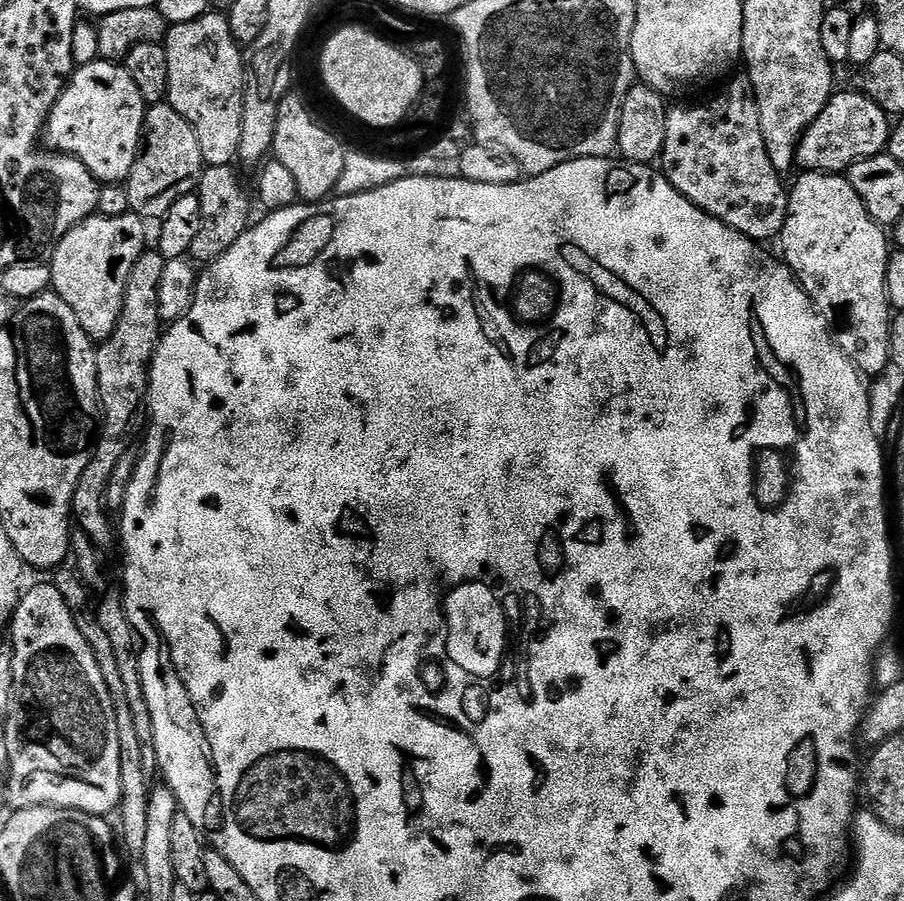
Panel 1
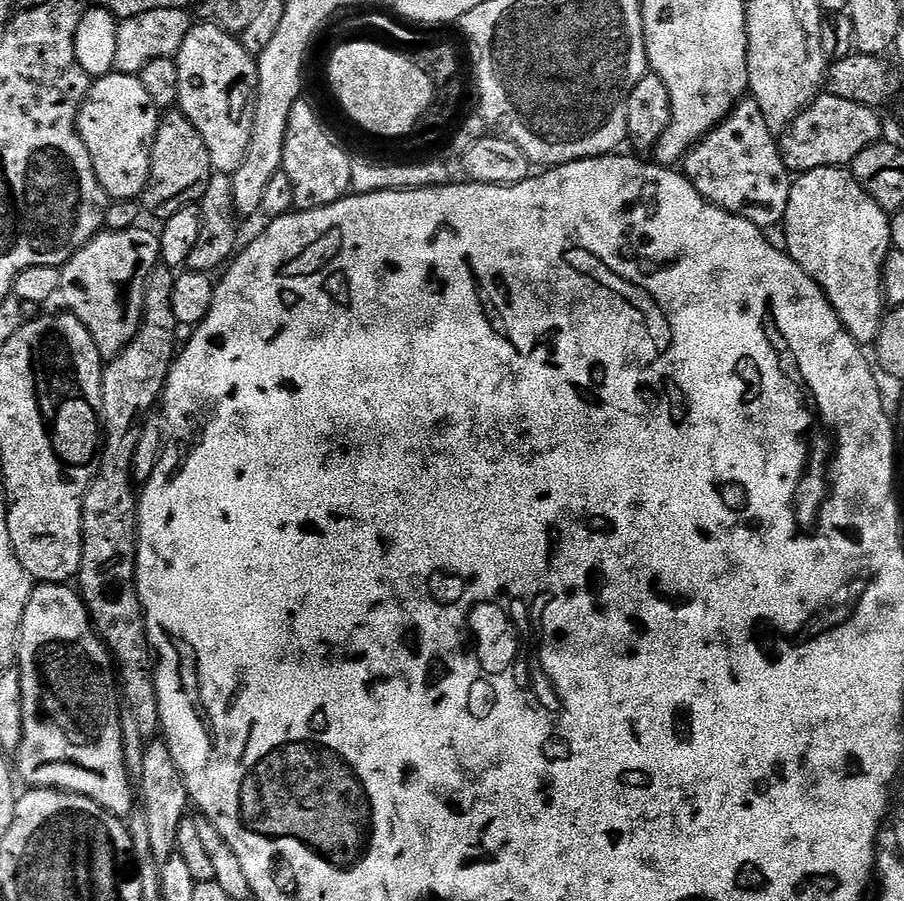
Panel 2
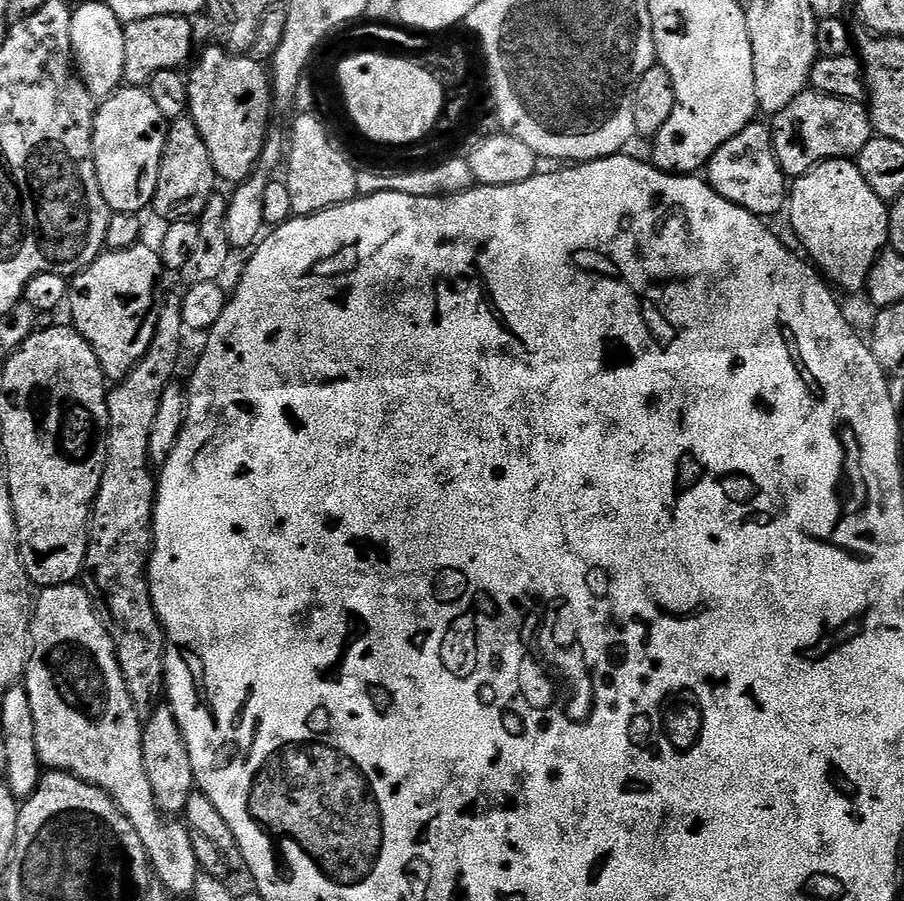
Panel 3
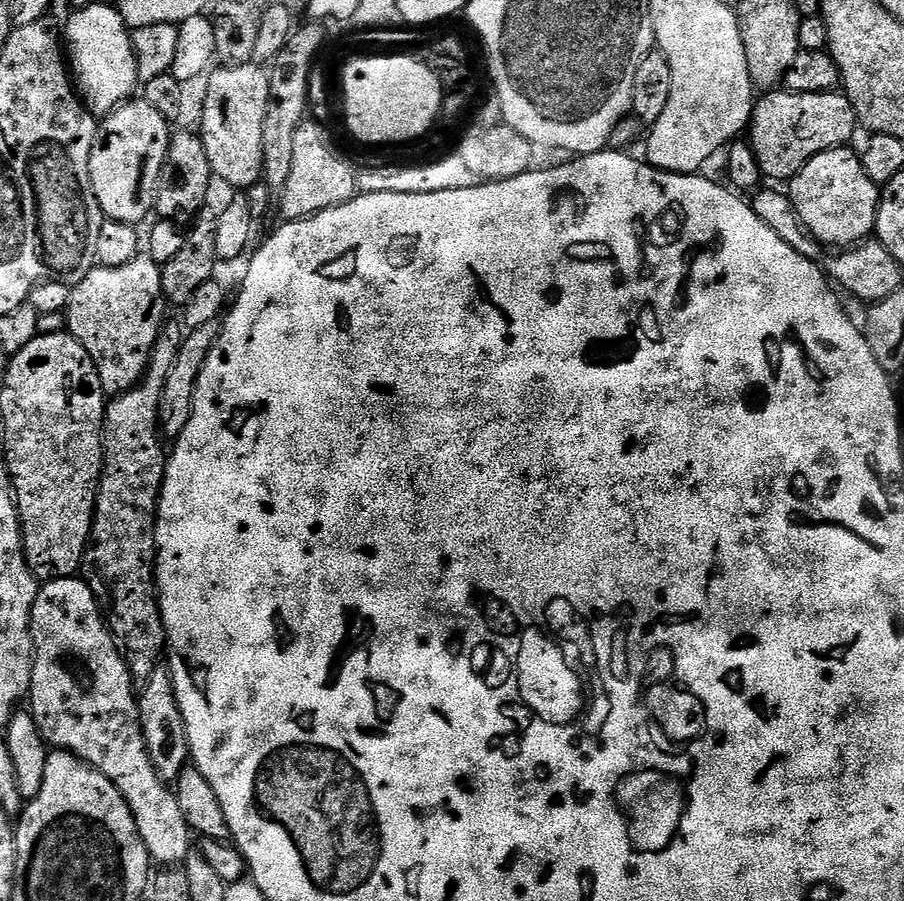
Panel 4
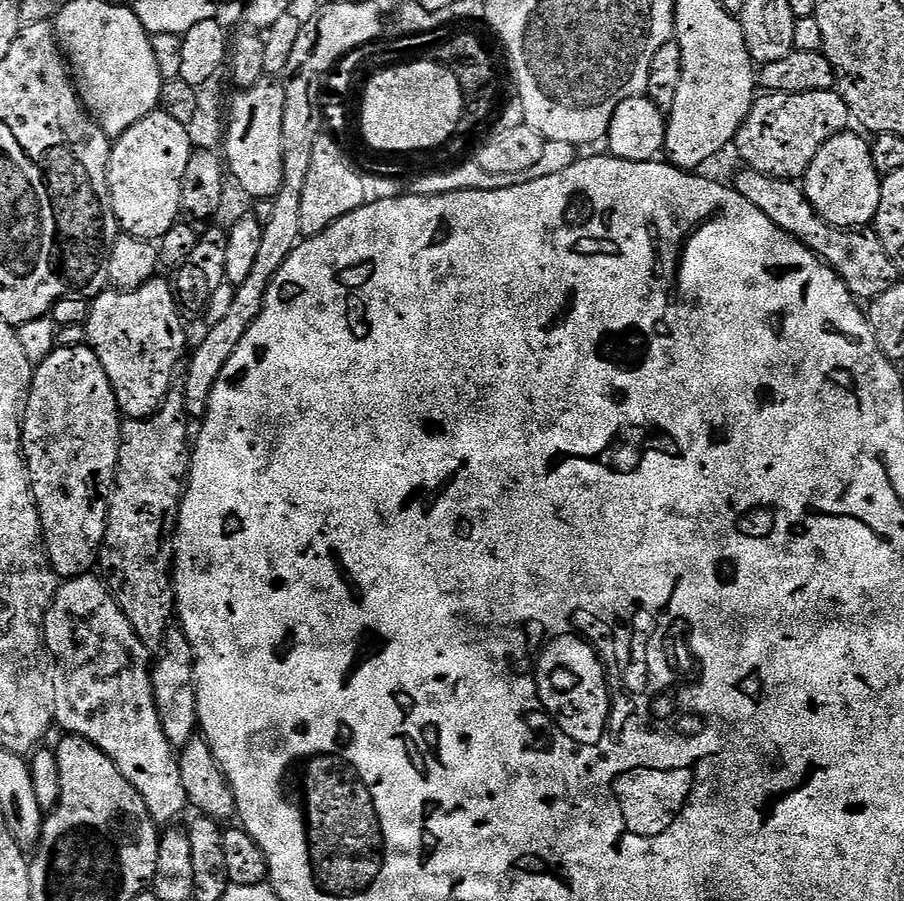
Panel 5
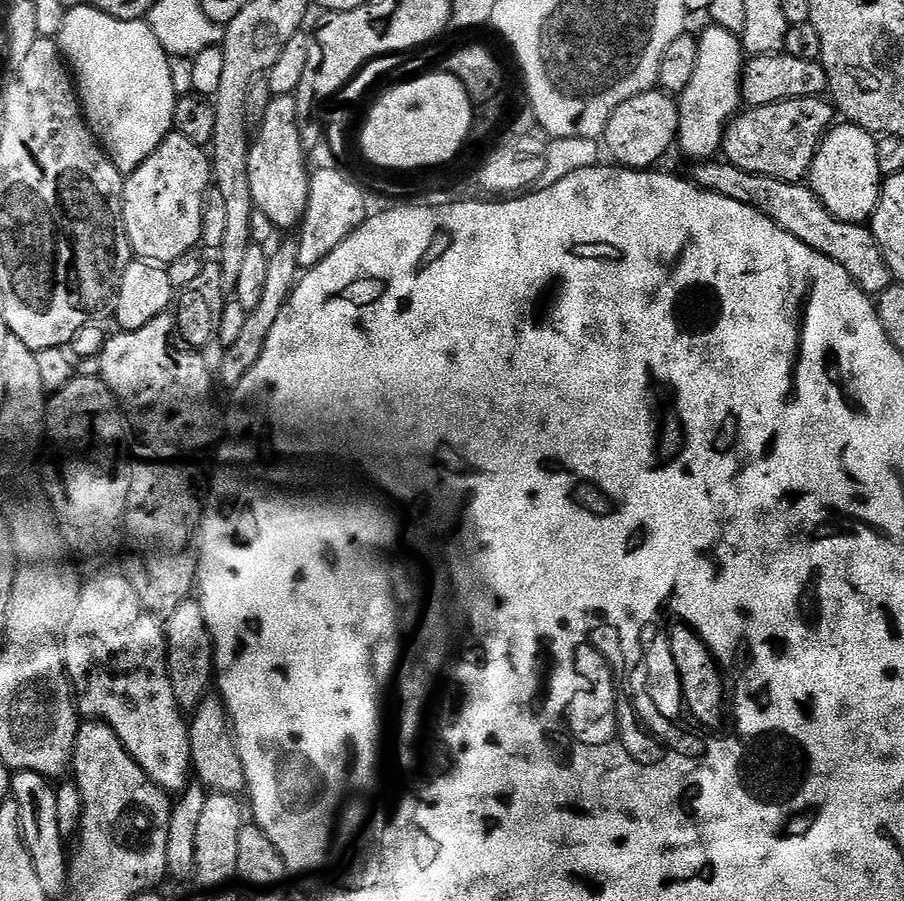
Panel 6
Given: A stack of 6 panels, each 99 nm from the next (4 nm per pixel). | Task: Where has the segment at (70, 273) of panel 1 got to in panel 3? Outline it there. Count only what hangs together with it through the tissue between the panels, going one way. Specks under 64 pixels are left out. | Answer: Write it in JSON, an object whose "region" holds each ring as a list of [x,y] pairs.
{"region":[[[137,242],[117,252],[105,251],[86,270],[71,277],[68,285],[66,308],[72,311],[71,323],[82,339],[89,344],[104,365],[105,373],[112,374],[117,368],[120,374],[127,374],[140,362],[141,356],[146,354],[152,337],[156,335],[156,323],[160,317],[161,305],[156,304],[156,283],[160,280],[160,272],[165,271],[160,260],[159,251],[145,242]]]}

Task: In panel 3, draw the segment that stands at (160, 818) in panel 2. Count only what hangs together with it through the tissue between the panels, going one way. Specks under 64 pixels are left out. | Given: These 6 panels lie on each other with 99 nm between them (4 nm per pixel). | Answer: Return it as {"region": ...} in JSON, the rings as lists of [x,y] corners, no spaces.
{"region":[[[167,706],[156,707],[151,718],[143,721],[142,727],[142,762],[146,778],[150,778],[150,790],[154,790],[154,802],[165,817],[179,817],[196,788],[194,770],[190,766],[190,754],[186,750],[182,730],[171,708]]]}

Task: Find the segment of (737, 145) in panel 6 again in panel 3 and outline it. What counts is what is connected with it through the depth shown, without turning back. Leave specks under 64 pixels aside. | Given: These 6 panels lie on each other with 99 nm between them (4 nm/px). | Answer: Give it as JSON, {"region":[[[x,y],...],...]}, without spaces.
{"region":[[[806,90],[786,110],[771,117],[772,141],[778,162],[789,178],[804,176],[823,160],[854,158],[874,135],[872,117],[863,103],[839,100],[821,92]]]}

